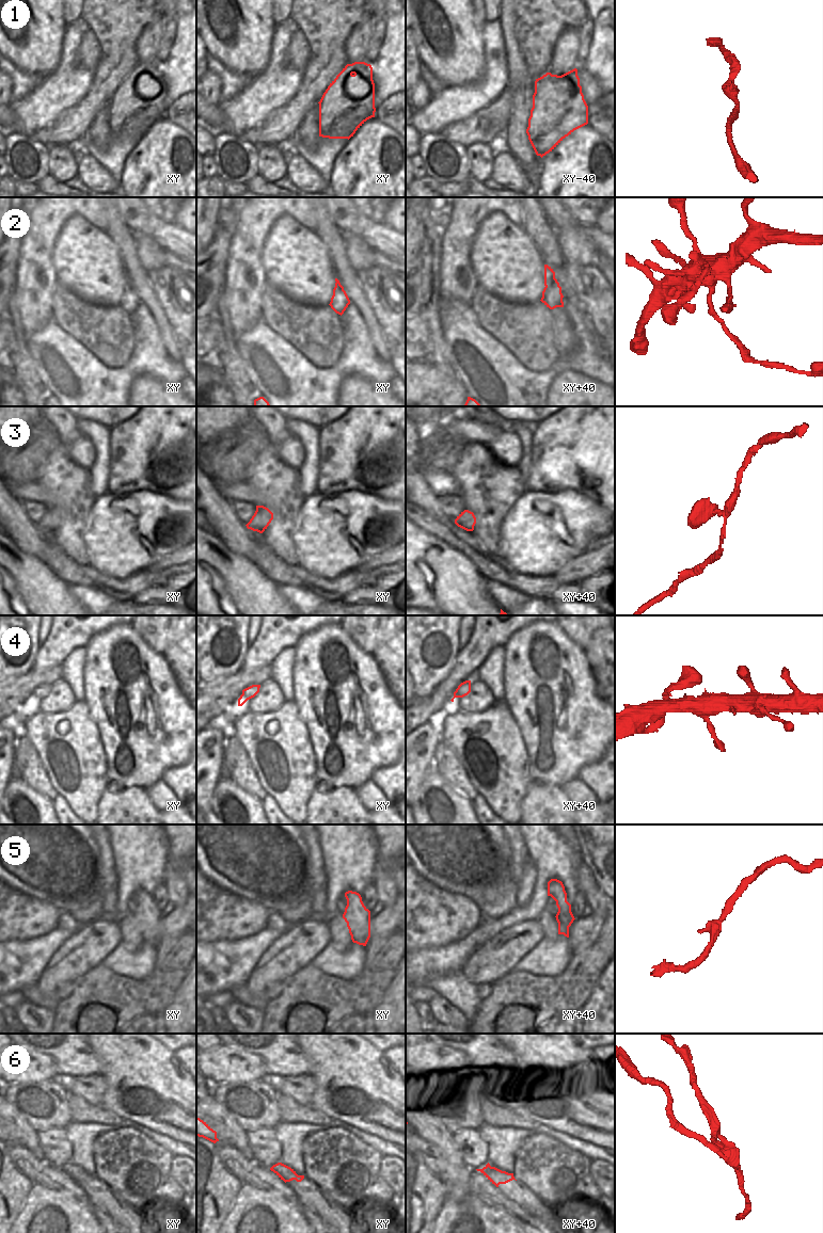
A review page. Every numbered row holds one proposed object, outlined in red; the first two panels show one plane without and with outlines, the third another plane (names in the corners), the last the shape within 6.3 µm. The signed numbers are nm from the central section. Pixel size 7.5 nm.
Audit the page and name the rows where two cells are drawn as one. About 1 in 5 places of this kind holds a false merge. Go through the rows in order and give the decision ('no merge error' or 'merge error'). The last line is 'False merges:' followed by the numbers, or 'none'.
1: no merge error
2: merge error
3: no merge error
4: no merge error
5: no merge error
6: merge error
False merges: 2, 6

